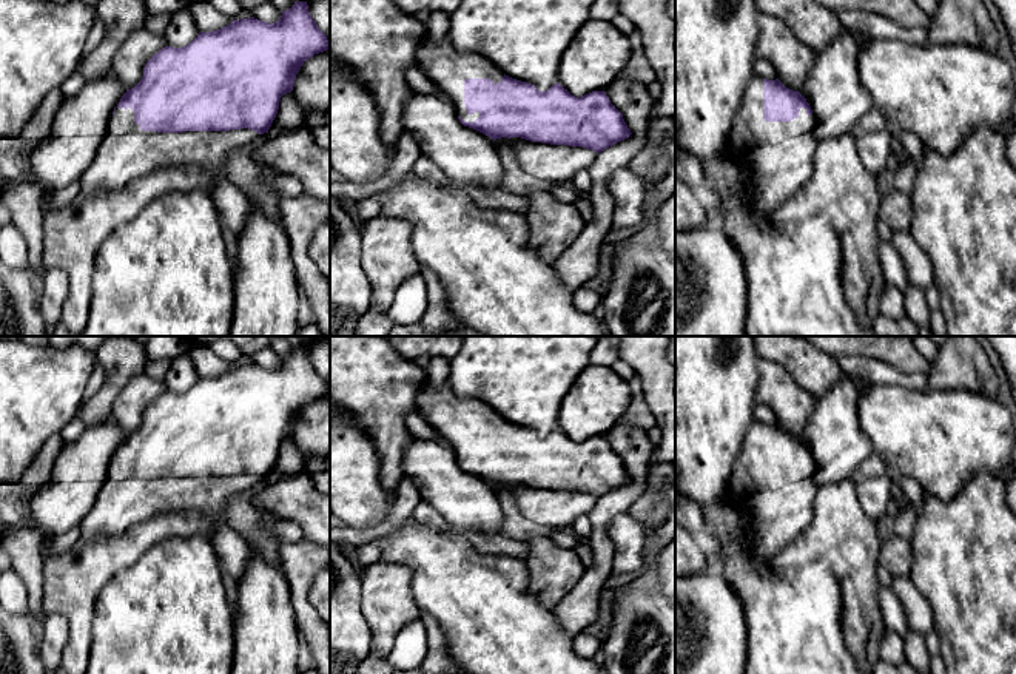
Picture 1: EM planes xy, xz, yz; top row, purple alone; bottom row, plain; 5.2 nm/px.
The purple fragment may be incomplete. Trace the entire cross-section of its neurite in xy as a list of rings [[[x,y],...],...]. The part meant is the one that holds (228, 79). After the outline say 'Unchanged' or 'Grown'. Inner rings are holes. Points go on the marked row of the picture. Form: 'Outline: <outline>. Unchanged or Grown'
Outline: [[[294,2],[274,23],[254,17],[233,20],[217,31],[199,32],[183,48],[162,48],[146,62],[142,80],[126,89],[114,108],[96,157],[80,177],[80,194],[123,190],[133,180],[159,168],[194,165],[214,180],[211,199],[219,210],[222,225],[237,236],[245,227],[251,207],[247,196],[228,179],[224,165],[234,148],[251,143],[261,134],[268,133],[281,97],[293,91],[296,74],[304,62],[327,49],[330,49],[327,35],[311,19],[307,2]]]. Grown

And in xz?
Outline: [[[427,32],[418,45],[416,65],[452,102],[464,126],[493,140],[521,137],[550,145],[583,147],[598,154],[632,134],[623,114],[611,103],[604,91],[575,97],[560,83],[552,85],[547,91],[538,91],[532,83],[506,76],[479,54],[461,52],[447,40],[432,43]]]. Grown

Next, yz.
Outline: [[[757,74],[732,122],[726,154],[748,171],[748,193],[765,214],[775,211],[809,179],[817,139],[806,99],[779,79]]]. Grown

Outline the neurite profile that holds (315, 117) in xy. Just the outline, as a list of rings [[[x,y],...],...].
[[[330,108],[305,113],[305,126],[310,128],[319,147],[330,148]]]

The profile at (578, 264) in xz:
[[[617,77],[604,93],[623,114],[632,134],[598,153],[587,170],[592,187],[586,197],[592,205],[592,219],[586,222],[574,245],[553,264],[560,281],[572,292],[584,287],[597,275],[601,245],[614,227],[614,197],[607,190],[607,180],[615,171],[629,168],[644,147],[644,134],[655,103],[648,86],[634,80]]]

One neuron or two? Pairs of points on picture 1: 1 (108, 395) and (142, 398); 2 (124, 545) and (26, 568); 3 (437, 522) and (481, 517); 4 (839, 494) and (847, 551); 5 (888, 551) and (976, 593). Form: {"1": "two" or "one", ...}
{"1": "two", "2": "two", "3": "two", "4": "one", "5": "two"}

